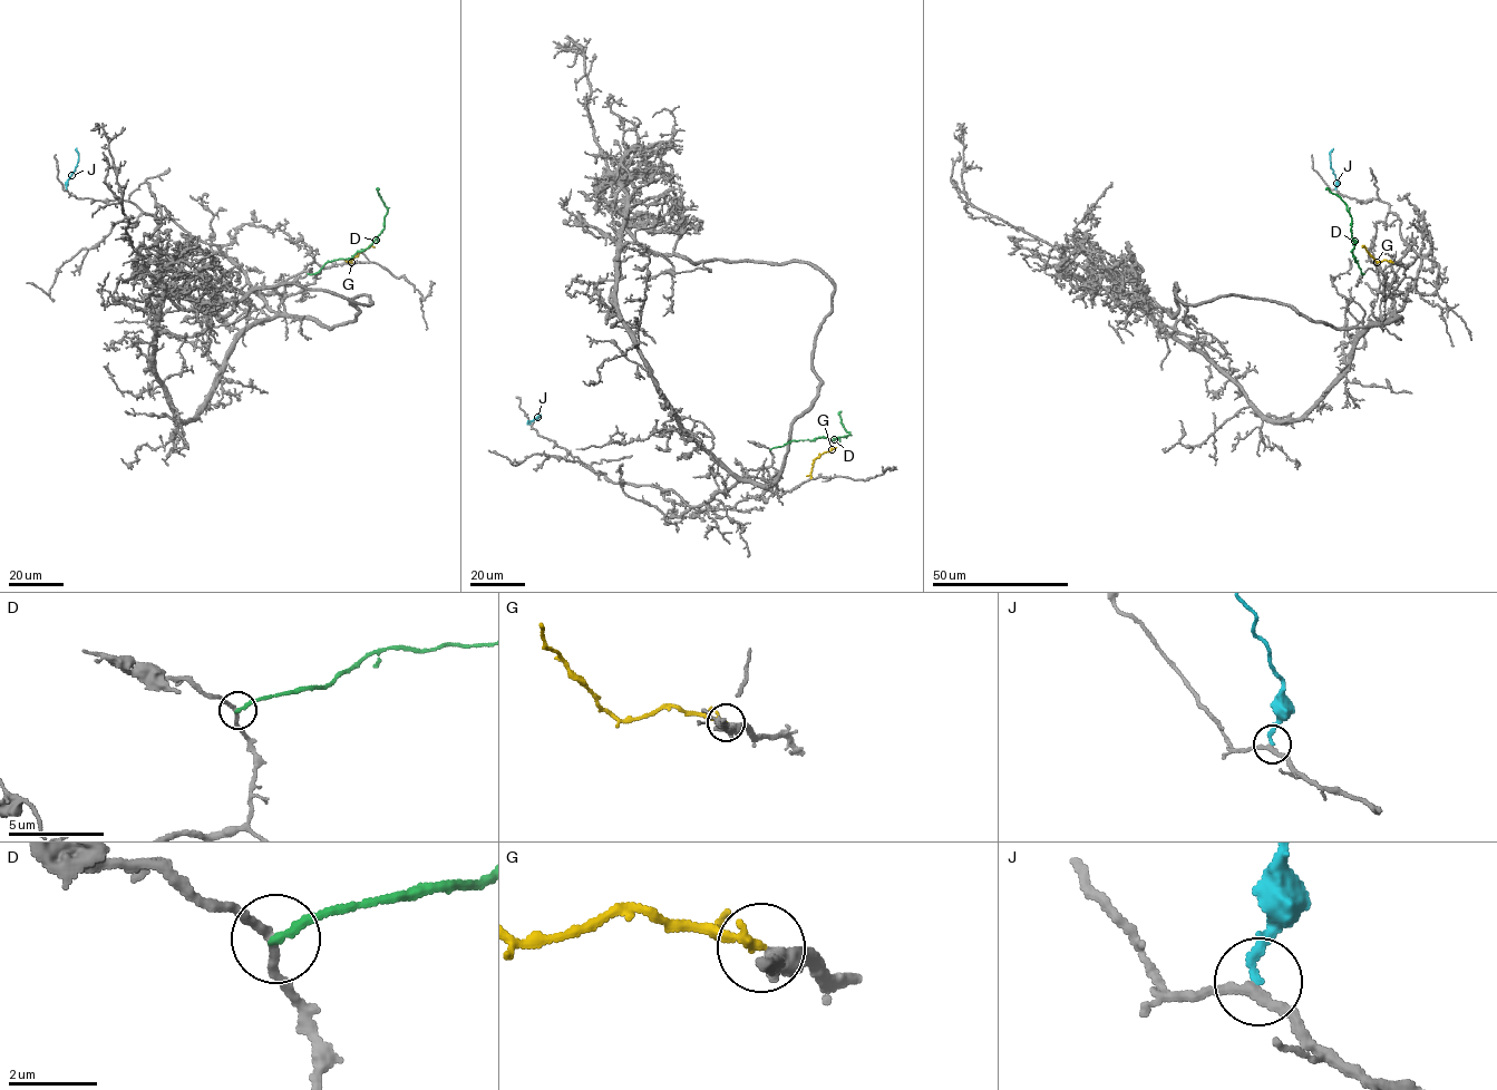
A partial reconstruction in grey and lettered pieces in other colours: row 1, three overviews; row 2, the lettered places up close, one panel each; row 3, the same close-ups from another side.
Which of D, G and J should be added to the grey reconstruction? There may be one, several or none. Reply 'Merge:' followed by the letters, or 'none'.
Merge: G, J

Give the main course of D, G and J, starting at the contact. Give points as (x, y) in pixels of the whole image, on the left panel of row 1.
D: (308, 273), (317, 273), (328, 262), (350, 259), (381, 232), (387, 208), (379, 190)
G: (349, 262), (370, 245), (375, 247)
J: (66, 188), (78, 158), (77, 148)

